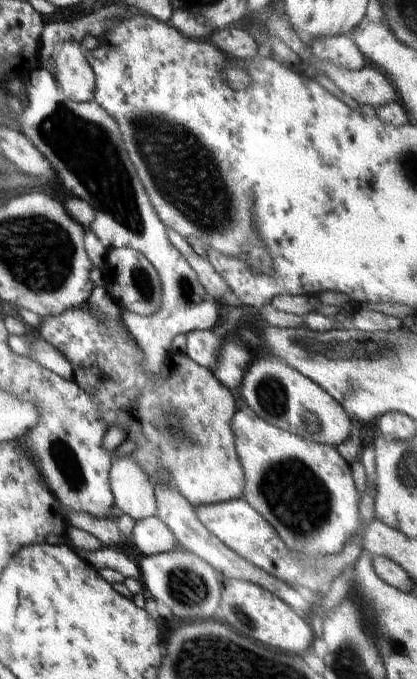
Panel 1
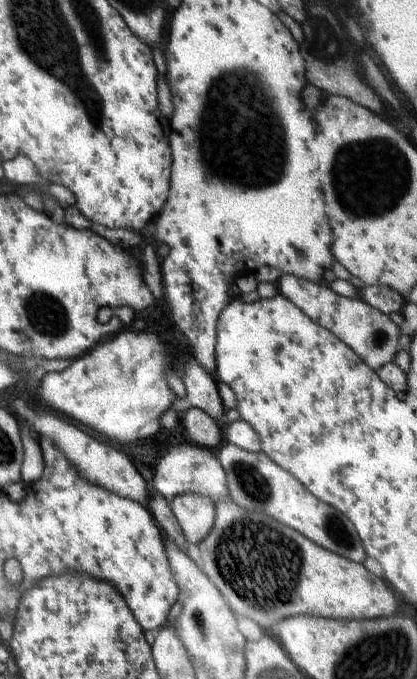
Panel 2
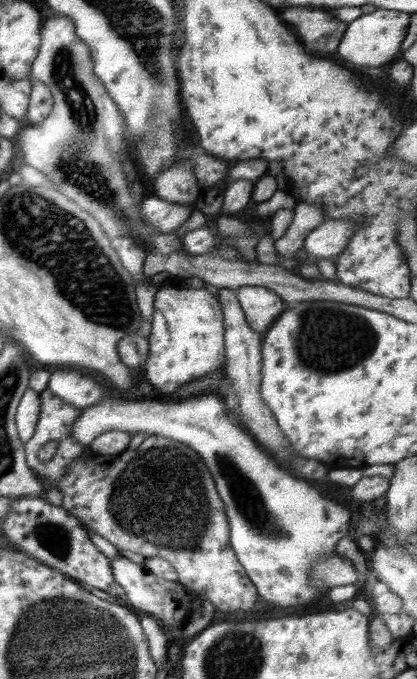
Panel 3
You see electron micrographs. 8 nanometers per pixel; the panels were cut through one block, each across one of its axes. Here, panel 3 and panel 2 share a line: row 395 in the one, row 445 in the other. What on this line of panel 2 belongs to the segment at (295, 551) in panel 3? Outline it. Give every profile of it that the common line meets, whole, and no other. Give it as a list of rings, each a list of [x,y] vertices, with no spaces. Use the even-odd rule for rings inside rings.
[[[191,407],[185,416],[179,417],[190,439],[188,444],[196,444],[208,450],[217,450],[221,441],[221,424],[197,407]]]

